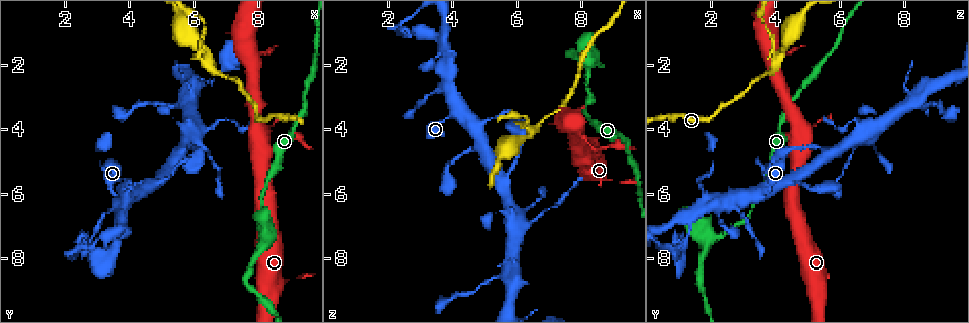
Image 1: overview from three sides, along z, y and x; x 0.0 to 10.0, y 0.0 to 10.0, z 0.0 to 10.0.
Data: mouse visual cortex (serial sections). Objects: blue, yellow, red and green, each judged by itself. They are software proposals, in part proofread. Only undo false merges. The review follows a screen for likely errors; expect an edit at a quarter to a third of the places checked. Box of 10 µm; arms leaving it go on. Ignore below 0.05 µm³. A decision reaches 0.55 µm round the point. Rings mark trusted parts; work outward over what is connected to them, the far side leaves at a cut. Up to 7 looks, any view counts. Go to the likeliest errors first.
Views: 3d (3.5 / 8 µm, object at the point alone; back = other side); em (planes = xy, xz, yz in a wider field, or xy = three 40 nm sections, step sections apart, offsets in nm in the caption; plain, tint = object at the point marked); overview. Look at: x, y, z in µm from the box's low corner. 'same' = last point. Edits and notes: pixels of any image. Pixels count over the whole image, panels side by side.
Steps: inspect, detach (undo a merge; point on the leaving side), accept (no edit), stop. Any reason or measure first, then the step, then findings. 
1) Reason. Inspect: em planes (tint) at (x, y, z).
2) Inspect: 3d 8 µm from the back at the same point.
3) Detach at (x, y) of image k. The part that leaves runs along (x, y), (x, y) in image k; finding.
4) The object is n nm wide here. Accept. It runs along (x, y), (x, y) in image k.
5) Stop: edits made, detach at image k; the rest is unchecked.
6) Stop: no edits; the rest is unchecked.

Arms part here. Inspect: 3d 3.5 µm from the back at (6.40, 2.00, 4.15).

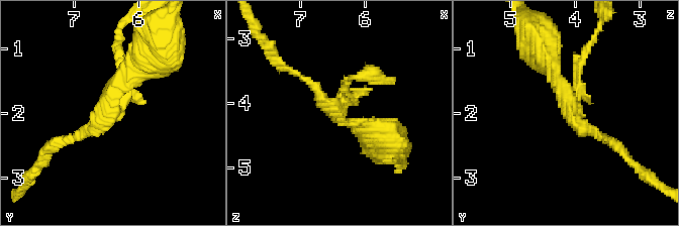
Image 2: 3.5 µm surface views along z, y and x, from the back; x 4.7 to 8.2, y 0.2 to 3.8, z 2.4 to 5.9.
The arms are 100, 100, 200 nm wide. Detach at (580, 59) of image 2. The part that leaves runs along (576, 87), (576, 66), (597, 28) in image 2; two cells meet here.

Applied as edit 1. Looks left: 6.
Inspect: 3d 3.5 µm from the back at (3.85, 6.30, 2.15).

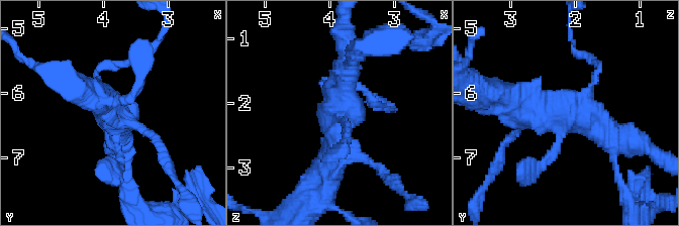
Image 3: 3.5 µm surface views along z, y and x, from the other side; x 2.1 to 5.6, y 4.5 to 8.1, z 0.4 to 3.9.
Now the EM. Inspect: em planes (tint) at (3.90, 6.30, 2.15).

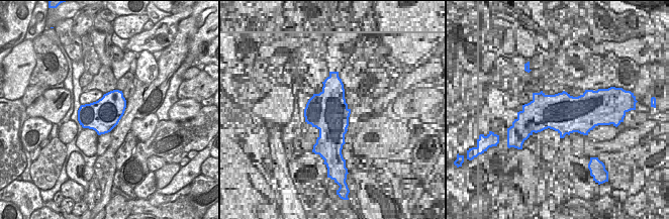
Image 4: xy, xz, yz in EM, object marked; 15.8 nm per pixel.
The object is 500 nm wide here. Accept. It runs along (504, 95), (582, 116), (612, 150) in image 3; continuous, no second cell.

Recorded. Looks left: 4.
Sudden change in width. Inspect: 3d 3.5 µm at (5.90, 4.20, 6.65).

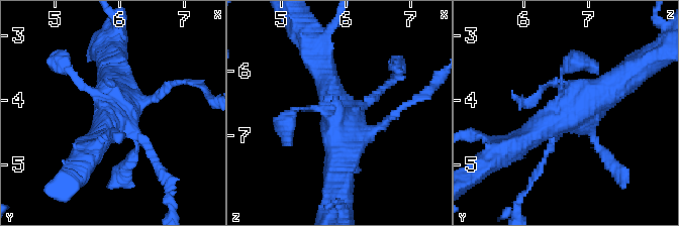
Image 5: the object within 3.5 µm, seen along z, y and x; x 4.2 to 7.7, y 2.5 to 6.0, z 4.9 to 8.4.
Inspect: em xy step 2 (tint) at (5.90, 4.20, 6.70).

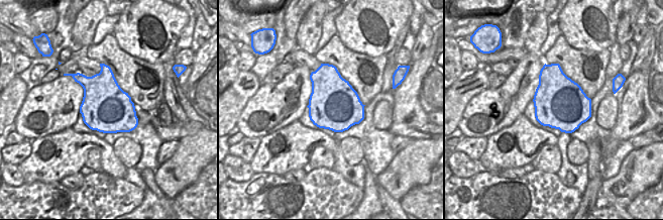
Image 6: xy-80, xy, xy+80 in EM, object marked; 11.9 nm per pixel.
Accept. It runs along (517, 143), (622, 79) in image 5; continuous, no second cell.

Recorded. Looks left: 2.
Stop: edits made, detach at image 2; the rest is unchecked.

